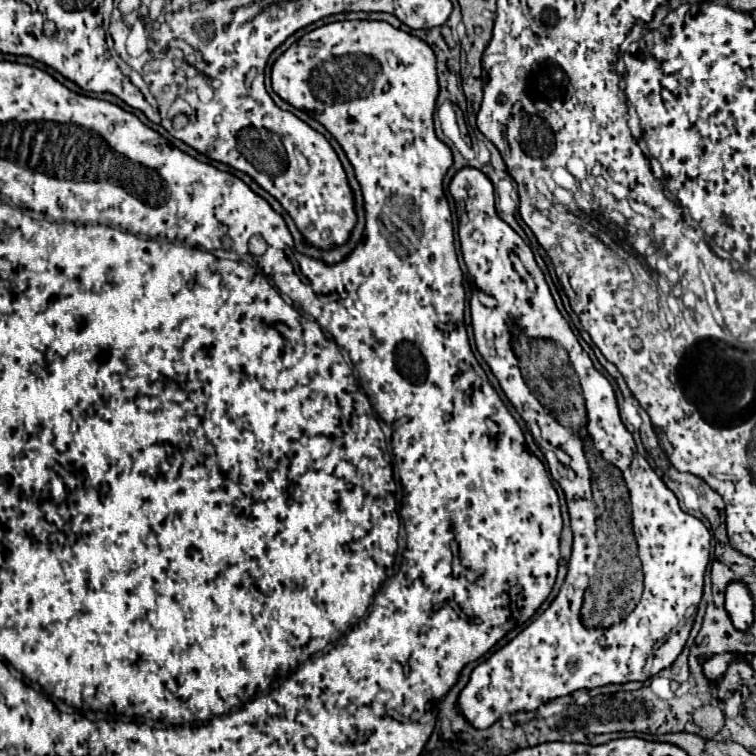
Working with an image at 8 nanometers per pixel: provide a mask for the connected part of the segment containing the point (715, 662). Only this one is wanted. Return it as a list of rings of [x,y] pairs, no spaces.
[[[714,655],[714,657],[706,659],[706,663],[704,663],[706,677],[716,681],[720,675],[724,675],[724,671],[732,659],[734,659],[734,655]]]

